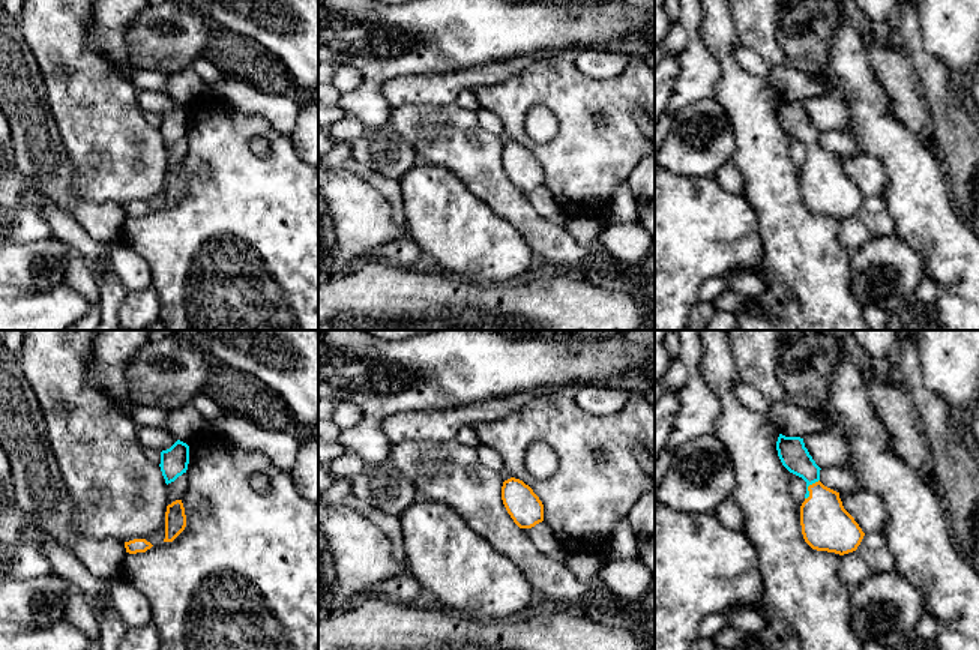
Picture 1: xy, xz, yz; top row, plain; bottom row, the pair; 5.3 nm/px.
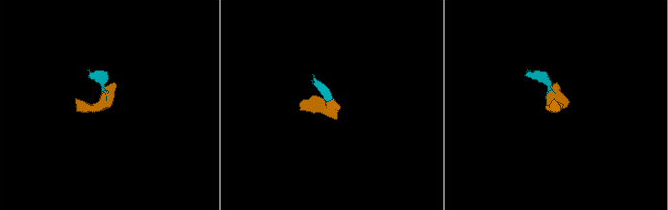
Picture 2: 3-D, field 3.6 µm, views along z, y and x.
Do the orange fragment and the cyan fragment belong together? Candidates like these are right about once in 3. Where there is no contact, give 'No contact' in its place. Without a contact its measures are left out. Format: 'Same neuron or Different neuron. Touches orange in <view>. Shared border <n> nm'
Same neuron. Touches orange in yz. Shared border 130 nm

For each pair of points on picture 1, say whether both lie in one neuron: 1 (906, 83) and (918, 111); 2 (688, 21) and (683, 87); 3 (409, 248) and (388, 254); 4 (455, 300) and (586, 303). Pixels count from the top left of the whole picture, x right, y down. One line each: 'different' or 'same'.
1: same
2: same
3: same
4: same

